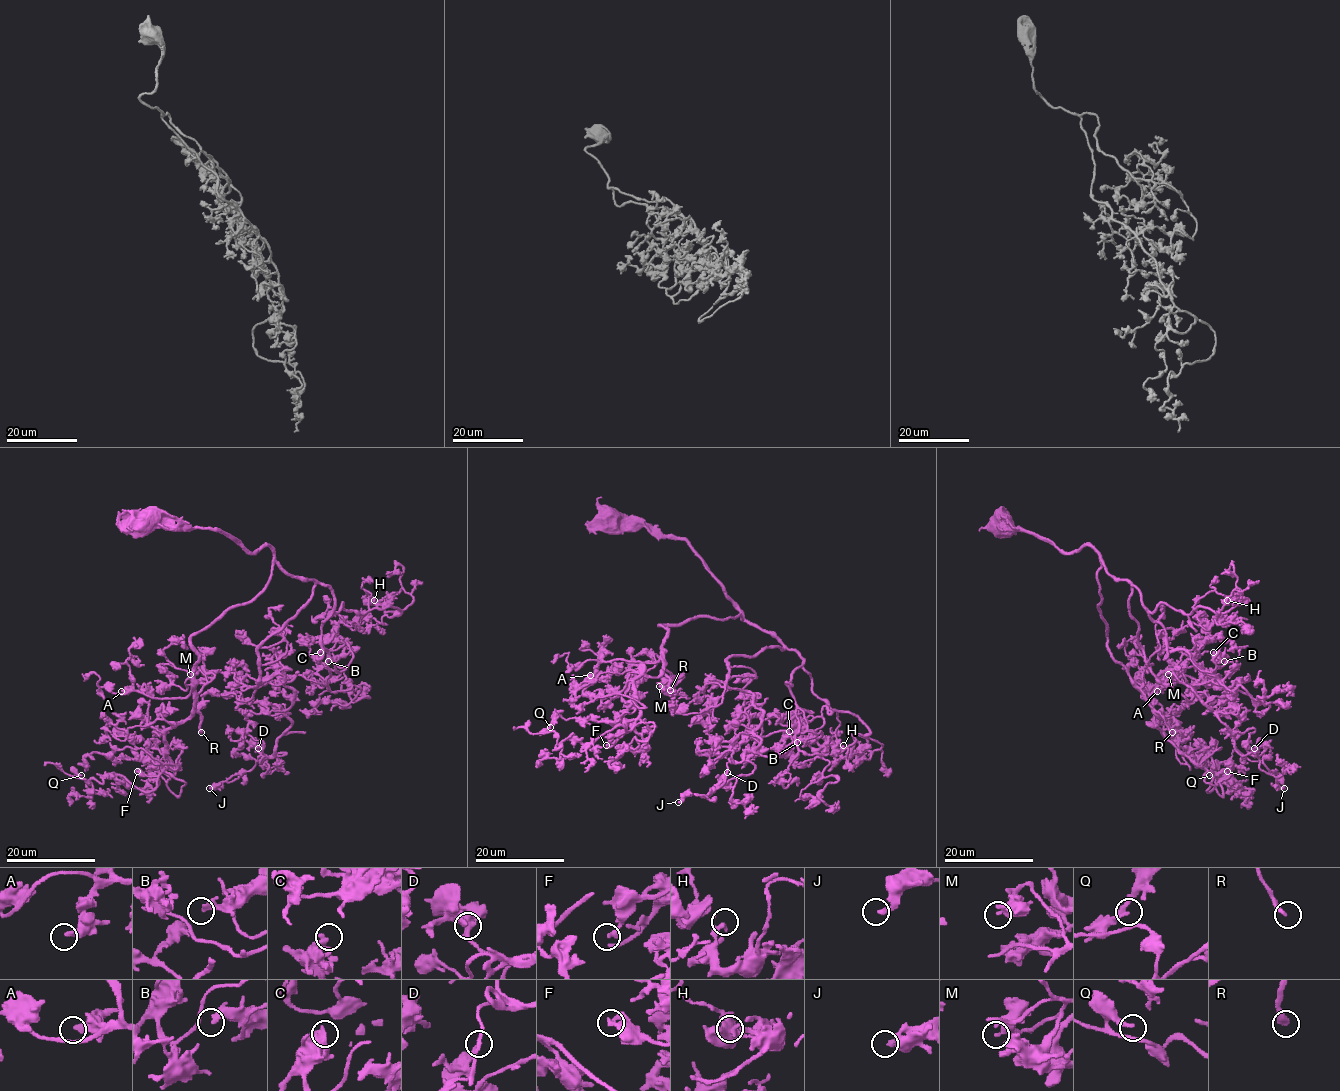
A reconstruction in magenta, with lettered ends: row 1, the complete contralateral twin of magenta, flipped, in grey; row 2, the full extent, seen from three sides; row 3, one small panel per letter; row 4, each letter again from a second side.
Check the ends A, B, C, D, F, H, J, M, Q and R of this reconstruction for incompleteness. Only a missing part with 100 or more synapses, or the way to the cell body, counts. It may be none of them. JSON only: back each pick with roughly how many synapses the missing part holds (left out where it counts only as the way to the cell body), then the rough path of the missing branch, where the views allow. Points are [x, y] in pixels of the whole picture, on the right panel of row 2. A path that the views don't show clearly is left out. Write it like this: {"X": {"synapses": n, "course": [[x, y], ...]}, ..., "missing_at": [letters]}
{"R": {"synapses": 300, "course": [[1172, 732], [1203, 752], [1215, 752], [1235, 738], [1232, 745], [1244, 759], [1254, 754]]}, "missing_at": ["R"]}

